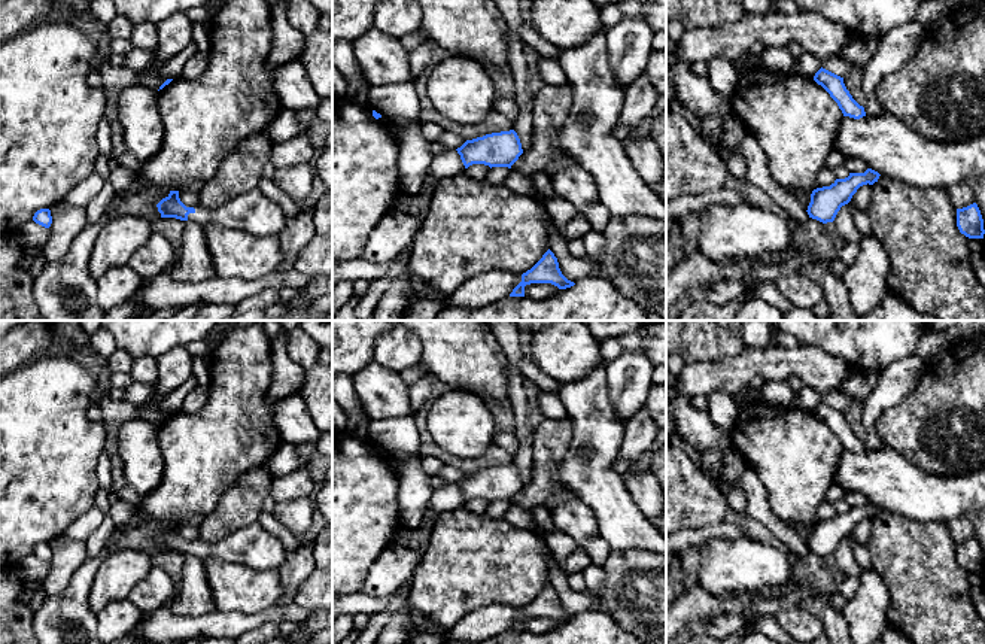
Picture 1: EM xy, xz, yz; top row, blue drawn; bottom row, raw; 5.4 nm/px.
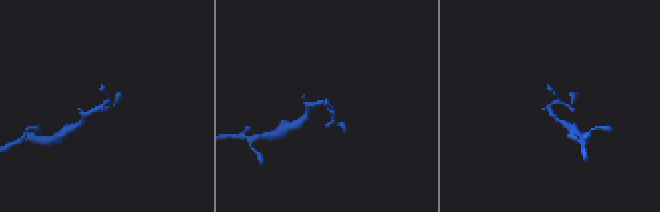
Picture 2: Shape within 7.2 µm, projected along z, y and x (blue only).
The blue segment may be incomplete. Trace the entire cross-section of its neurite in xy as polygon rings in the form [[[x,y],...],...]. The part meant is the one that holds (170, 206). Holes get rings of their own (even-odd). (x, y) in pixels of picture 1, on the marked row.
[[[258,188],[215,209],[186,207],[179,198],[179,191],[170,191],[156,207],[161,218],[195,221],[201,227],[218,224],[246,231],[255,237],[279,236],[288,221],[282,206]]]

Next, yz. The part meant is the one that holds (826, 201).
[[[867,168],[864,173],[849,173],[845,179],[836,179],[830,186],[817,188],[811,194],[808,215],[823,224],[833,222],[842,206],[848,204],[857,189],[873,185],[879,173]]]

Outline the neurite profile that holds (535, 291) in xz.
[[[530,283],[525,286],[525,297],[530,300],[544,300],[559,294],[563,289],[551,283]]]

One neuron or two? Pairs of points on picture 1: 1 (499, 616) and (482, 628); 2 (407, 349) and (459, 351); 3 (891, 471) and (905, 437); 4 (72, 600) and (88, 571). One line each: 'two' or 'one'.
1: one
2: two
3: two
4: one

